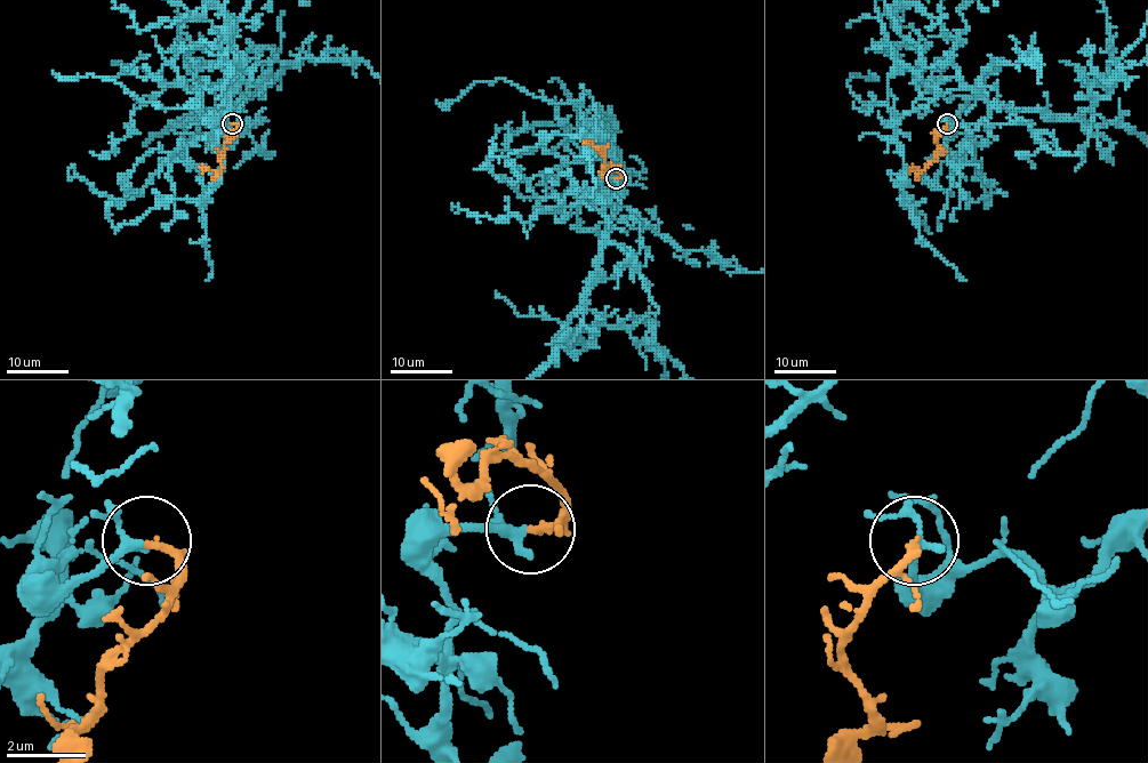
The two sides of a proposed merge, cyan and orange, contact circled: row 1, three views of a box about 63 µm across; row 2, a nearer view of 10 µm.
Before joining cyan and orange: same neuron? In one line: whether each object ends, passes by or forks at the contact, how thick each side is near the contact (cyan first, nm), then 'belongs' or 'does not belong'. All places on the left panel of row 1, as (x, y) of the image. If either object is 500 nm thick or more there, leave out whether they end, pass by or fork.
cyan passes by; orange ends; calibres 220 and 190 nm; belongs

